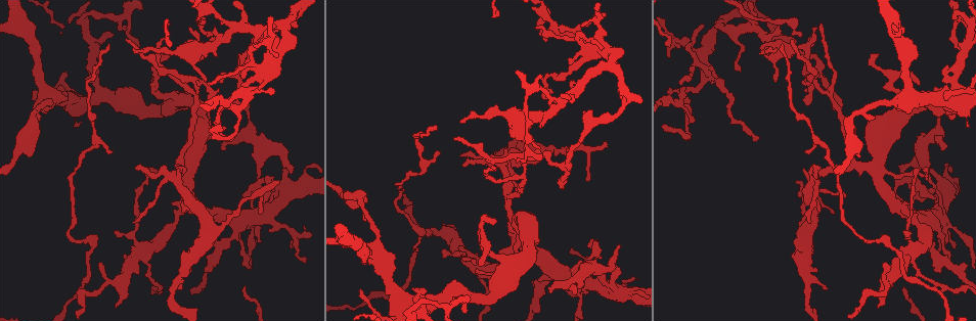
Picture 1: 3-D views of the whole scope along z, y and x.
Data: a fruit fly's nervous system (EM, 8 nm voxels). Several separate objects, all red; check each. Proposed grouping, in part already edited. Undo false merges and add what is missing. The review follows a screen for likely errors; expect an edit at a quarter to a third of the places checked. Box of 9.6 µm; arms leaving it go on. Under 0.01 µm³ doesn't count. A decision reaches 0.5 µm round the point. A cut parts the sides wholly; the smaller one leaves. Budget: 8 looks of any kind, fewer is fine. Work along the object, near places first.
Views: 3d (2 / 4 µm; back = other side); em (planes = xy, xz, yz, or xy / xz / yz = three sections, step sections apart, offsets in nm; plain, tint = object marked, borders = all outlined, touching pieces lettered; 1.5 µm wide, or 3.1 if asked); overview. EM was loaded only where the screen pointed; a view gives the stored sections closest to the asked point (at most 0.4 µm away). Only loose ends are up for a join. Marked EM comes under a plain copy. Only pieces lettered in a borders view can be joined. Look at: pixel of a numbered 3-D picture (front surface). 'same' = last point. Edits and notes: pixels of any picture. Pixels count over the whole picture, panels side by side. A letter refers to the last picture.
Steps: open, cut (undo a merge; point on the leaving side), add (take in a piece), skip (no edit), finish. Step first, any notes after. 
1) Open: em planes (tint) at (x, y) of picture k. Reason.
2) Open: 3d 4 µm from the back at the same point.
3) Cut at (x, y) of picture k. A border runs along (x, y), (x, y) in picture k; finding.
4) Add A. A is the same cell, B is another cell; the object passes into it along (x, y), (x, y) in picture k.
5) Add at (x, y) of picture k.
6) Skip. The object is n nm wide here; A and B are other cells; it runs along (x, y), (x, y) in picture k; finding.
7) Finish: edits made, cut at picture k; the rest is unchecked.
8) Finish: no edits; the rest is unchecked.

Open: 3d 2 µm at (278, 181) of picture 1. Thin end.

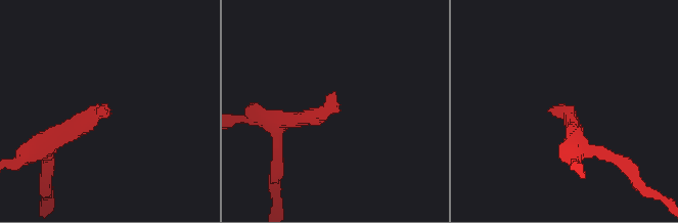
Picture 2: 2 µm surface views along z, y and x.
Open: em planes (borders) at (106, 106) of picture 2.

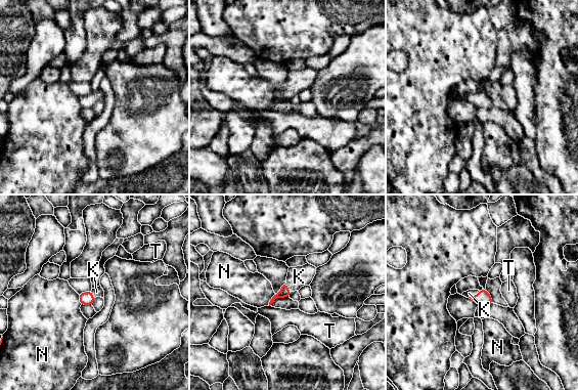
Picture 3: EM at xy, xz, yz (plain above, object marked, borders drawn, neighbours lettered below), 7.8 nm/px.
Add K. The longest contact is with K, 120 nm; K is the same cell, N and T are other cells; the object passes into it along (483, 298), (474, 296), (469, 293) in picture 3; the cell continues.

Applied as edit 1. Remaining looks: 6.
Open: em yz step 4 (borders) at (617, 269) of picture 1. Narrows sharply.

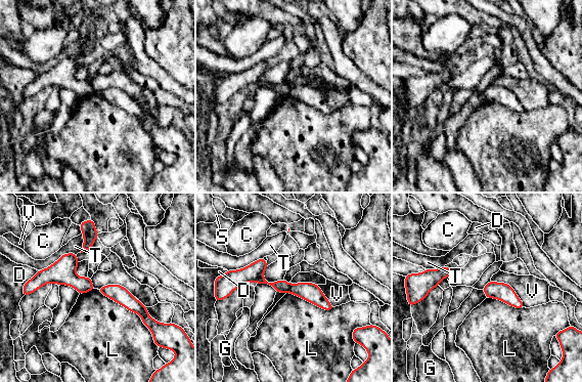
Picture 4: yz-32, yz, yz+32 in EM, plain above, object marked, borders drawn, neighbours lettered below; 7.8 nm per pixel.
Cut at (281, 286) of picture 4. The object is 130 nm wide here; C, D, G, L, S, T and V are other cells; a second cell is stuck on.

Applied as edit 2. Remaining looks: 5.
Open: 3d 2 µm at (437, 127) of picture 1. End of a long branch.

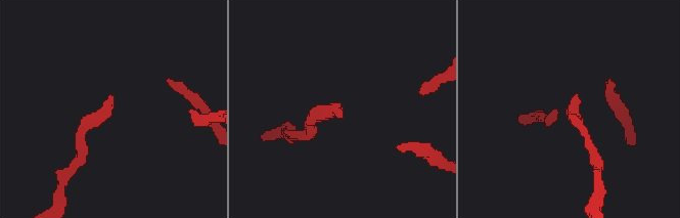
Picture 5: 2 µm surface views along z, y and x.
Open: em yz step 4 (borders) at (343, 113) of picture 5. Need the tissue.

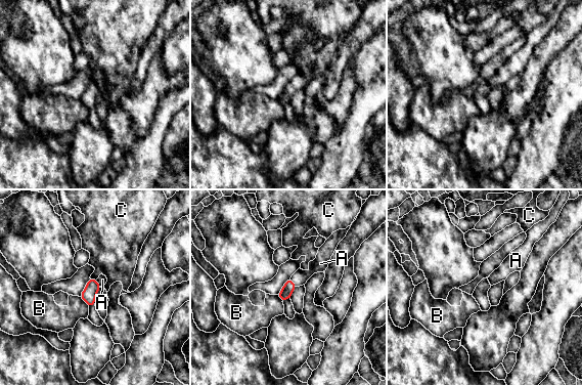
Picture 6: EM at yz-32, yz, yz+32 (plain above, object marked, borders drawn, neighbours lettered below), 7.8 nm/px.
Open: em planes (borders) at the same point. Another direction.

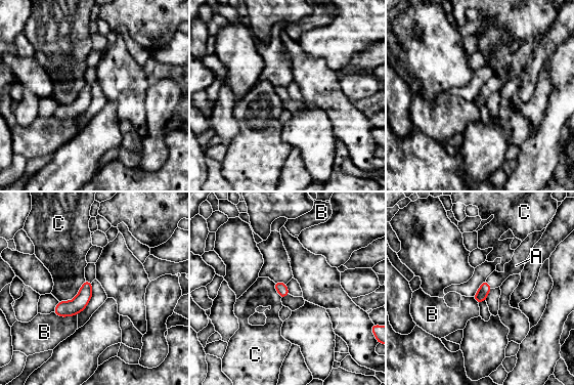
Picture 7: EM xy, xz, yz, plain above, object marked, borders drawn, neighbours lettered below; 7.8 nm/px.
Add A. The object is 90 nm wide here; A is the same cell, B and C are other cells; the object passes into it along (481, 295), (488, 285), (495, 280) in picture 7; the cell continues.

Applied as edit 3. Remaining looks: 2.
Finish: edits made, add at picture 3, cut at picture 4, add at picture 7; the rest is unchecked.

